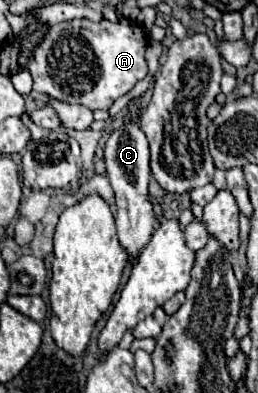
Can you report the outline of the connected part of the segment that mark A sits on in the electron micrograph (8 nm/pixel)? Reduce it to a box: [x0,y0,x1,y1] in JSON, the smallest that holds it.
[27,19,149,109]

